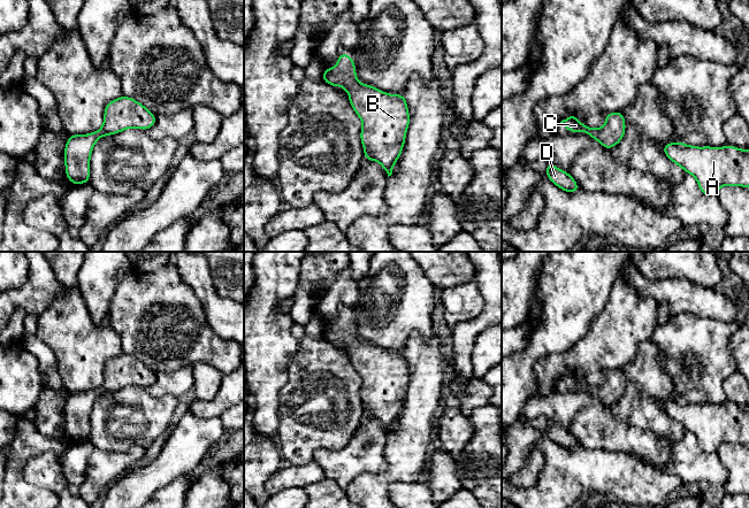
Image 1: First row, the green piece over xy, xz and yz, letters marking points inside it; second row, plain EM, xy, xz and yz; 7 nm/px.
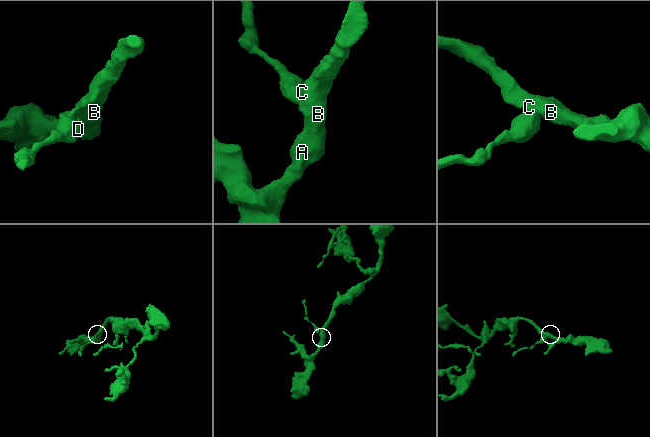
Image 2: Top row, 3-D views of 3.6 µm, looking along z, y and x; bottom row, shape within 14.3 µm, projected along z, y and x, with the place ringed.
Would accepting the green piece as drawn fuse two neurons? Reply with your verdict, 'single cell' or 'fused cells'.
single cell

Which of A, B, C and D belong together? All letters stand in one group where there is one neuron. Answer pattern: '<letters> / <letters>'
A B C D

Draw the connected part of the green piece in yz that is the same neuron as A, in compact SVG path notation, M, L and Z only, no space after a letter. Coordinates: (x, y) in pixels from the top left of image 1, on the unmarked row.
M679 399L665 401L663 409L694 433L704 453L717 453L724 442L749 445L749 407L731 402L697 405Z

